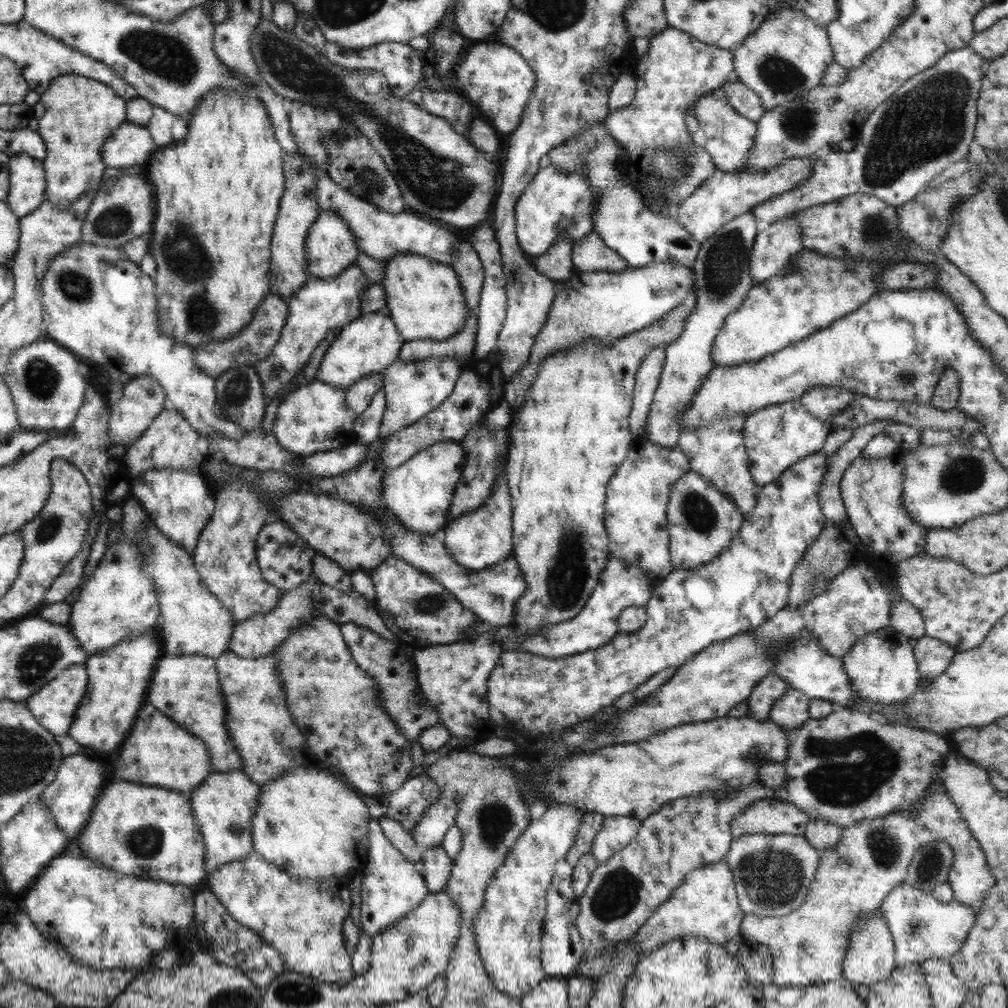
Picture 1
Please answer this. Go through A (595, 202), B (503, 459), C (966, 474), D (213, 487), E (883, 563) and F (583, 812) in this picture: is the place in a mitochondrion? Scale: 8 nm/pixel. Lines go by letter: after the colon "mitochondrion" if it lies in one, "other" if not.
A: other
B: other
C: mitochondrion
D: other
E: other
F: other

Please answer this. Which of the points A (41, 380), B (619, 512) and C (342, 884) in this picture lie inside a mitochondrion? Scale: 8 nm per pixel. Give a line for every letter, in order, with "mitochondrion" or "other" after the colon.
A: mitochondrion
B: other
C: other

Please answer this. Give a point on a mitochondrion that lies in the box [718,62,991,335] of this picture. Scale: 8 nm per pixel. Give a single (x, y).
(927, 123)

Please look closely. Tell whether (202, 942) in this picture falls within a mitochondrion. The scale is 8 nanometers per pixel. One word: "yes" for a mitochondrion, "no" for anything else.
no

